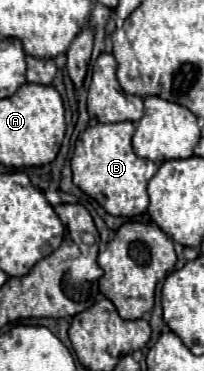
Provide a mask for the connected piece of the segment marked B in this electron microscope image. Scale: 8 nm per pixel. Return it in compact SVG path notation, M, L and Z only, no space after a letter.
M133 122L91 124L83 134L79 134L71 158L73 184L97 200L109 214L123 218L135 218L147 210L147 182L157 172L157 166L151 160L135 156L131 148L133 130Z

